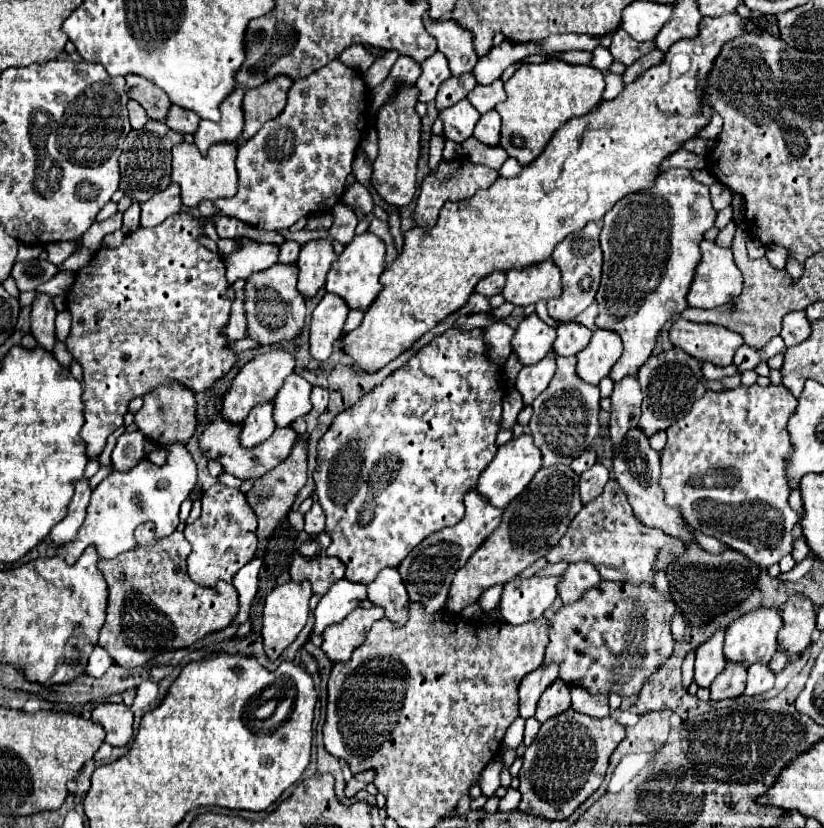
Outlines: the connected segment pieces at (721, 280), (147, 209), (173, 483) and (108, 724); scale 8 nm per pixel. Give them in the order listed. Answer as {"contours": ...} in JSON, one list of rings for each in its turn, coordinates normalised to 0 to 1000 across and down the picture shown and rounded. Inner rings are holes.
{"contours":[[[[852,291],[852,315],[837,344],[835,368],[847,373],[874,371],[900,351],[900,330],[891,318],[888,301],[871,298],[867,291]]],[[[206,221],[204,228],[194,231],[192,236],[187,236],[182,243],[172,245],[172,264],[170,272],[172,274],[189,274],[194,272],[201,262],[214,260],[221,250],[218,243],[218,223]]],[[[209,537],[209,540],[201,540],[201,545],[204,545],[201,562],[192,564],[192,562],[182,559],[180,554],[175,554],[155,571],[136,569],[112,593],[107,620],[97,636],[95,651],[90,656],[80,658],[83,670],[78,678],[83,682],[90,682],[95,678],[95,673],[102,668],[102,663],[109,658],[117,661],[117,665],[124,675],[136,675],[155,663],[163,663],[166,659],[163,639],[175,629],[184,629],[189,634],[189,651],[199,651],[214,641],[218,610],[221,610],[221,605],[226,605],[231,600],[231,595],[238,588],[238,559],[223,537]],[[163,600],[167,600],[172,605],[172,610],[165,610],[160,605]]],[[[126,849],[112,859],[112,871],[129,883],[129,897],[136,902],[150,902],[160,890],[163,864],[153,851]]]]}

